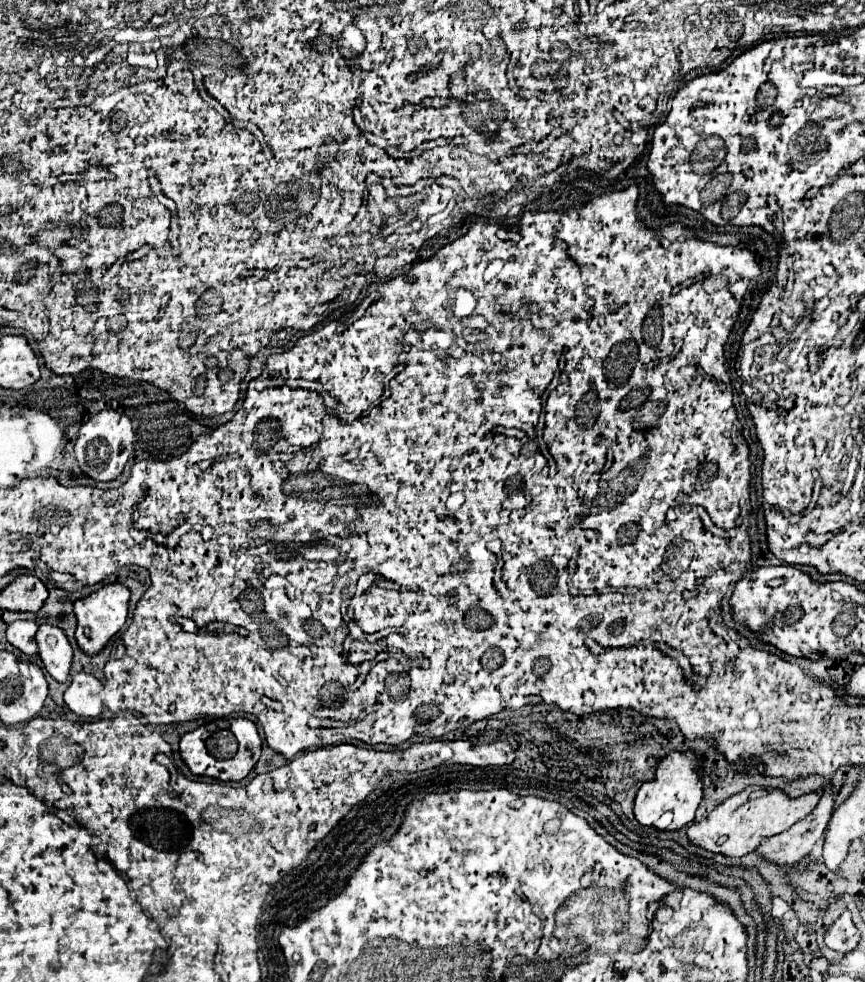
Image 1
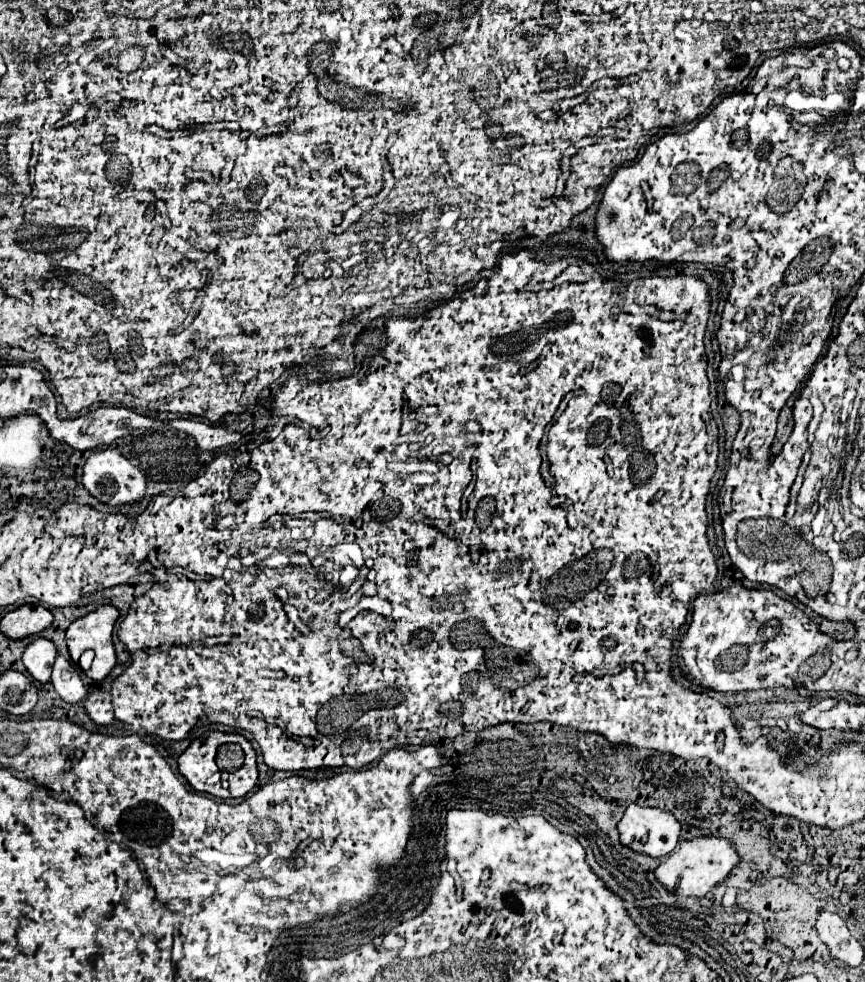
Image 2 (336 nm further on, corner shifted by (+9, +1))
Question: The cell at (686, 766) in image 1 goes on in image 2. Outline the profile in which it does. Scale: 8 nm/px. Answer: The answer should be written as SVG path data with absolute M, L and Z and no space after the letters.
M635 803L619 821L621 845L649 857L669 855L679 843L679 831L681 823L671 813Z

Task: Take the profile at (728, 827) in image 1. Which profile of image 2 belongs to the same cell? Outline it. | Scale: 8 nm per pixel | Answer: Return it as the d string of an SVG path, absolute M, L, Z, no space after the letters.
M701 837L701 839L681 839L679 847L663 859L663 863L655 869L657 881L675 895L681 897L703 897L707 895L717 883L725 881L729 871L739 863L737 851L733 851L731 841L719 837Z

